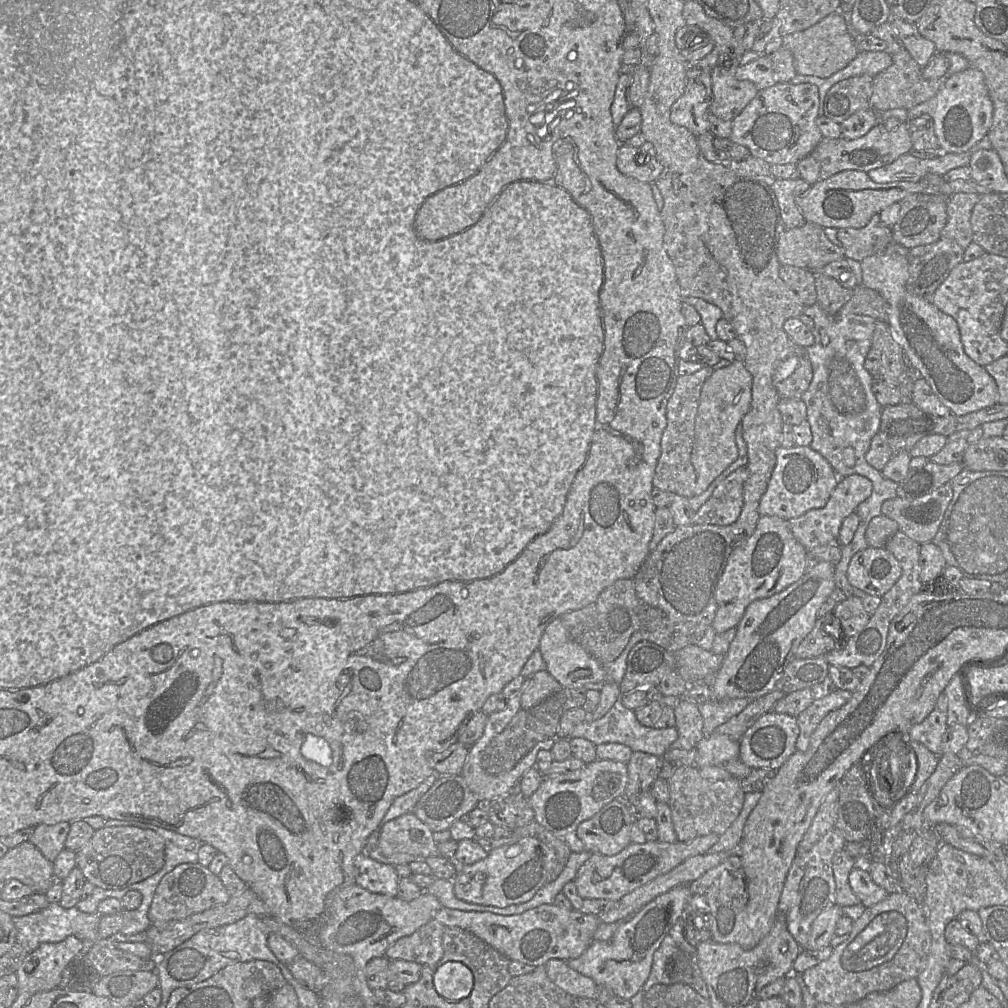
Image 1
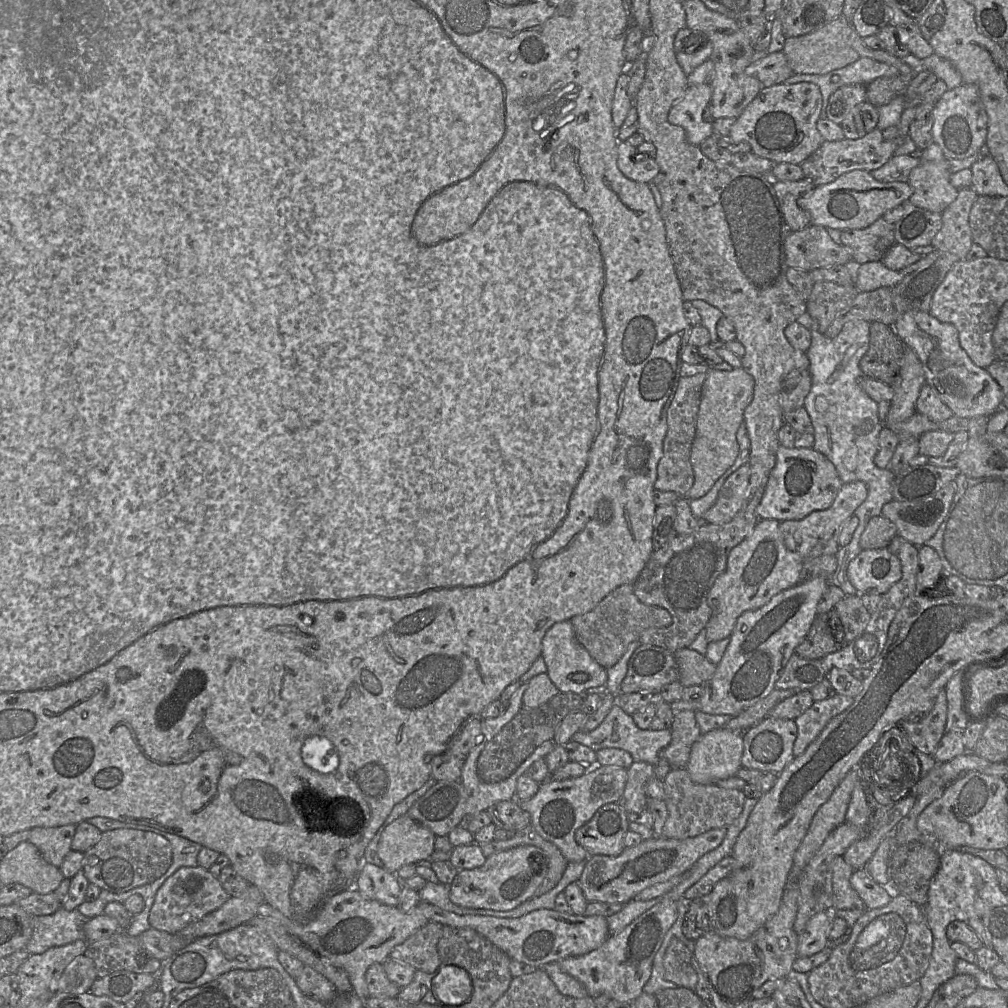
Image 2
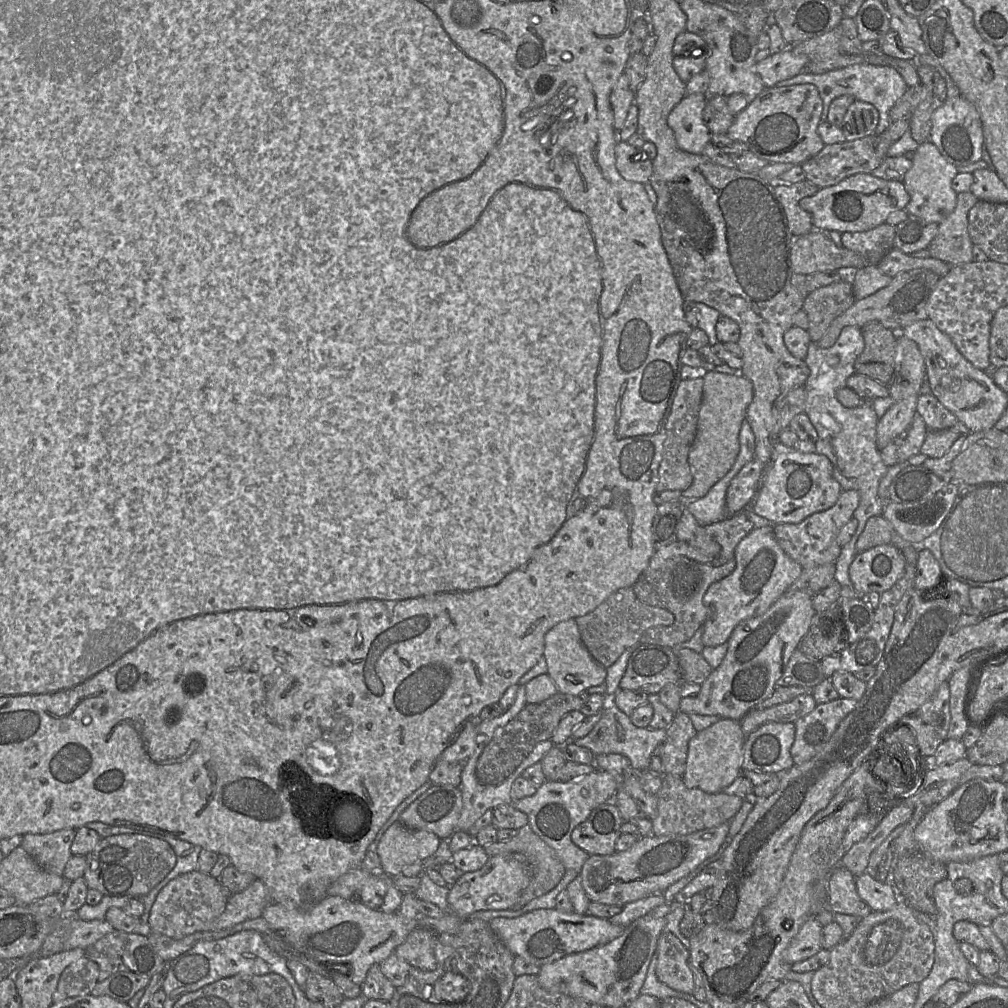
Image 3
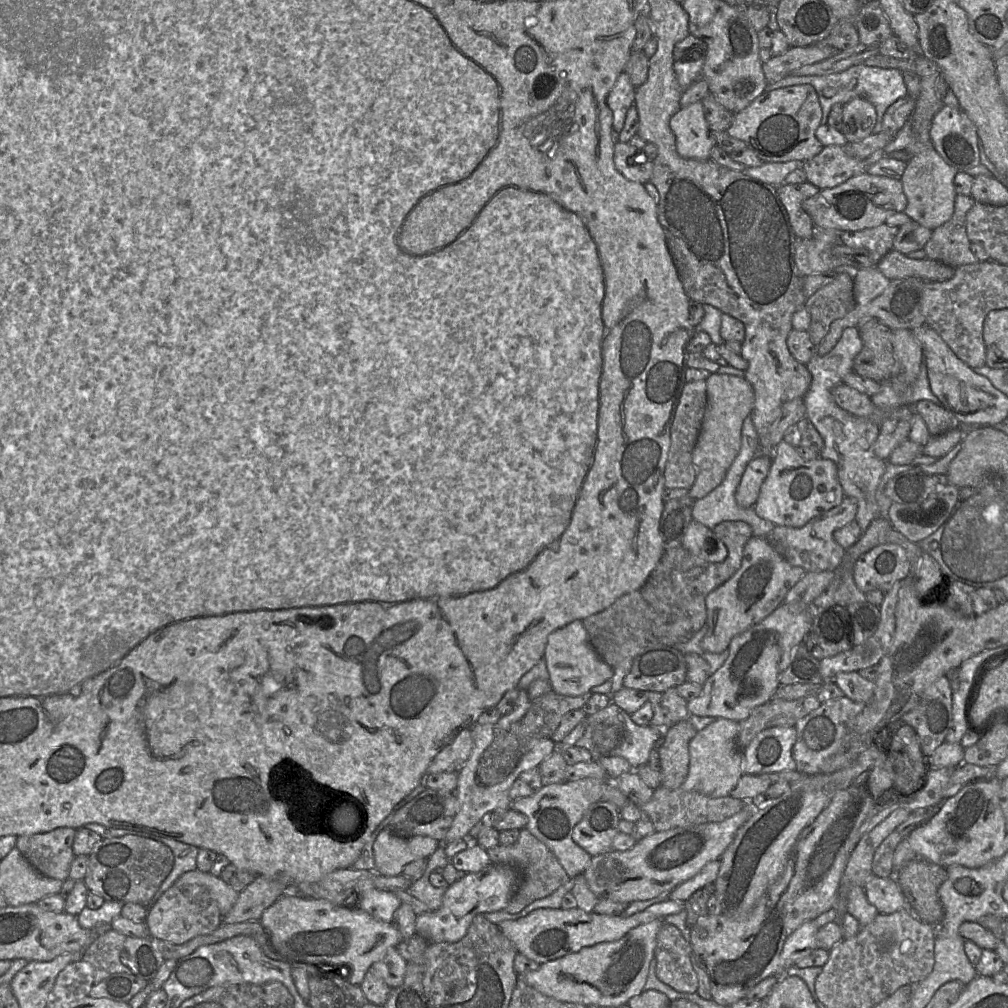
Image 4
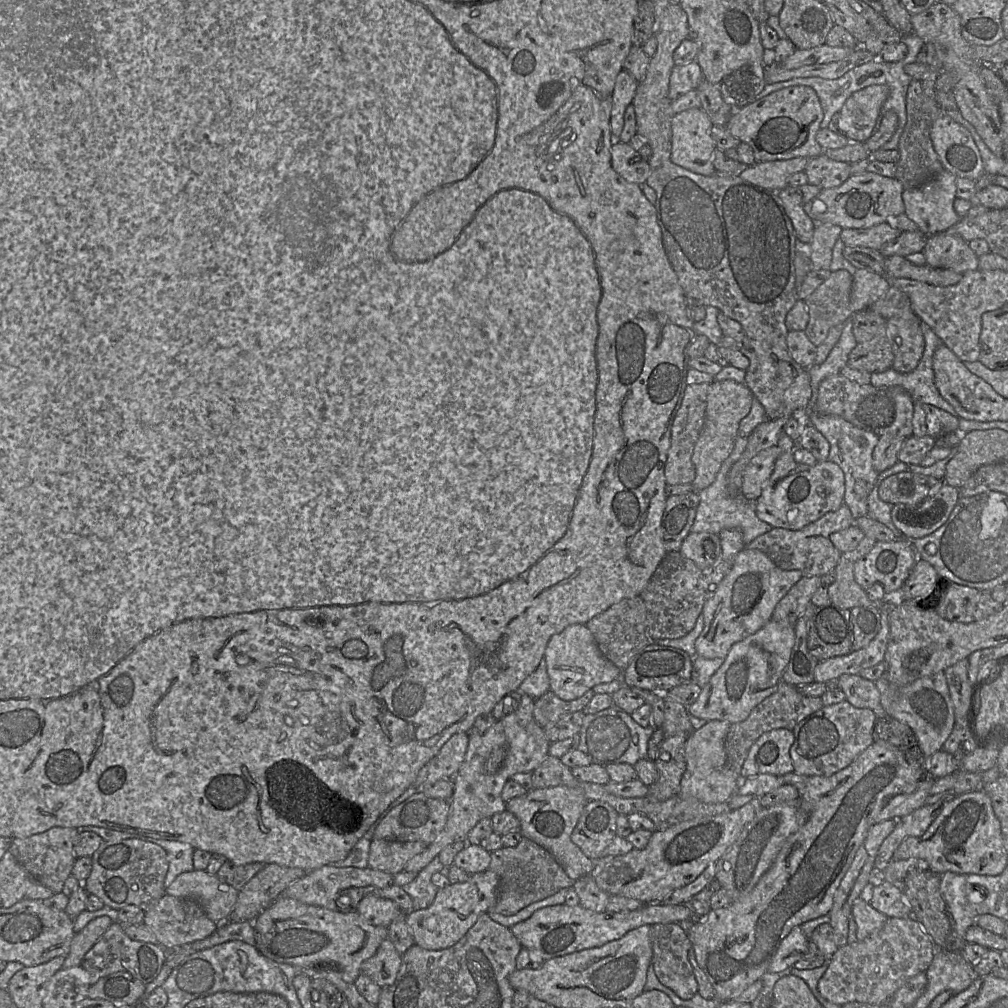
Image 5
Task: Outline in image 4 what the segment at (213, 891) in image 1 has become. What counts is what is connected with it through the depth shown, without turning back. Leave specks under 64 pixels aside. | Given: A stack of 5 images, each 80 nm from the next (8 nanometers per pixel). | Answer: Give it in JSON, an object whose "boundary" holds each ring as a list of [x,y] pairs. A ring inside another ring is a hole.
{"boundary":[[[170,886],[147,910],[149,936],[172,944],[183,944],[197,936],[214,932],[222,924],[217,902],[205,886]]]}

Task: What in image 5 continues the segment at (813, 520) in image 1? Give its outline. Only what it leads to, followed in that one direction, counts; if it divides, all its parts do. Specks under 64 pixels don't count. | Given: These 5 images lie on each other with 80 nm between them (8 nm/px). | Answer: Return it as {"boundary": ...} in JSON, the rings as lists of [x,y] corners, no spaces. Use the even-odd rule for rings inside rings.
{"boundary":[[[842,504],[838,510],[824,514],[800,530],[772,528],[771,531],[757,537],[746,547],[762,551],[782,570],[799,570],[803,577],[822,577],[834,573],[841,557],[841,552],[831,542],[830,535],[847,529],[853,524],[854,518],[850,509]]]}

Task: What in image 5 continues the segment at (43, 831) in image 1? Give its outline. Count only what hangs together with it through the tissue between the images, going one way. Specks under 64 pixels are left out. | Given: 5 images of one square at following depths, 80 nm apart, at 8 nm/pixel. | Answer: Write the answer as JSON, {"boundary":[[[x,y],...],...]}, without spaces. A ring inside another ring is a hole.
{"boundary":[[[55,826],[27,838],[12,839],[8,851],[37,882],[56,894],[62,891],[77,859],[74,855],[73,846],[78,834],[79,830],[76,828]]]}

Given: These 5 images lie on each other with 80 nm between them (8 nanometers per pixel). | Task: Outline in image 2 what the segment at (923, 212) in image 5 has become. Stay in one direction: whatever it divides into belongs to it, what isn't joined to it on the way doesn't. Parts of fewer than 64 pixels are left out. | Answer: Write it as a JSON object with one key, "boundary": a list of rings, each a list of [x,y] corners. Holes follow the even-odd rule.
{"boundary":[[[936,143],[922,151],[921,163],[909,174],[913,189],[909,201],[920,208],[942,213],[956,198],[959,189],[950,181],[949,159]]]}

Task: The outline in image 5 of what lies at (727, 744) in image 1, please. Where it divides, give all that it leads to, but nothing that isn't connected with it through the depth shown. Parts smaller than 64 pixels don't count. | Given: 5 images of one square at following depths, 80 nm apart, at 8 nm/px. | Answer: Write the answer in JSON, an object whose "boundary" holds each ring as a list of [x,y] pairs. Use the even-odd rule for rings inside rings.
{"boundary":[[[710,720],[689,734],[685,745],[686,770],[681,779],[679,796],[706,803],[722,803],[737,792],[741,776],[728,767],[724,745],[730,726],[731,723],[725,720]]]}

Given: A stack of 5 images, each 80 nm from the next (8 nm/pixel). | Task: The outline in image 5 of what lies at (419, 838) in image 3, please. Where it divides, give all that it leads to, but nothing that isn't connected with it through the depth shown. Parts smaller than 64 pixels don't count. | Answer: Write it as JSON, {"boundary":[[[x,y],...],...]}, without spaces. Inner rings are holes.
{"boundary":[[[373,839],[370,845],[369,868],[391,875],[404,870],[407,862],[426,849],[428,845],[420,841],[400,842]]]}

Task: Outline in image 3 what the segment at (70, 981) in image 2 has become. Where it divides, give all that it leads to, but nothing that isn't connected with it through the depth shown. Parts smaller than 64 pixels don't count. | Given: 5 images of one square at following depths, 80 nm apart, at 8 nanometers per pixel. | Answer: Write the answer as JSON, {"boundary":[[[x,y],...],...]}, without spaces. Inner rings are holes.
{"boundary":[[[85,956],[78,959],[63,970],[54,994],[54,1002],[90,994],[98,982],[98,975],[99,967],[94,961]]]}

